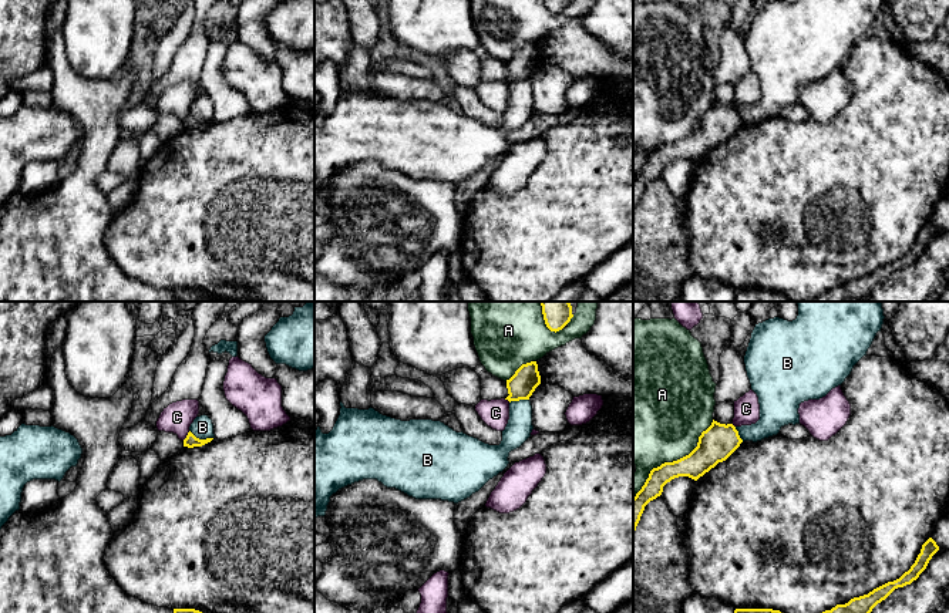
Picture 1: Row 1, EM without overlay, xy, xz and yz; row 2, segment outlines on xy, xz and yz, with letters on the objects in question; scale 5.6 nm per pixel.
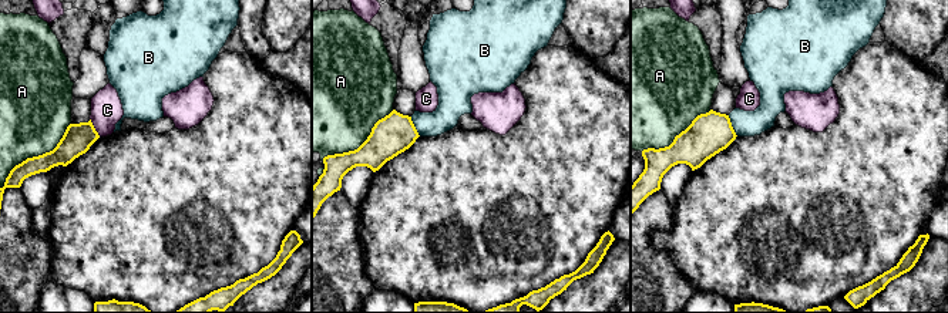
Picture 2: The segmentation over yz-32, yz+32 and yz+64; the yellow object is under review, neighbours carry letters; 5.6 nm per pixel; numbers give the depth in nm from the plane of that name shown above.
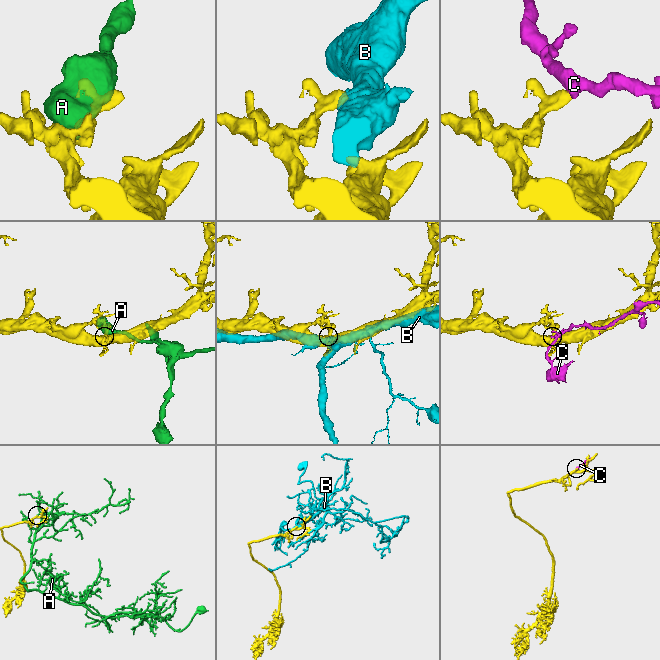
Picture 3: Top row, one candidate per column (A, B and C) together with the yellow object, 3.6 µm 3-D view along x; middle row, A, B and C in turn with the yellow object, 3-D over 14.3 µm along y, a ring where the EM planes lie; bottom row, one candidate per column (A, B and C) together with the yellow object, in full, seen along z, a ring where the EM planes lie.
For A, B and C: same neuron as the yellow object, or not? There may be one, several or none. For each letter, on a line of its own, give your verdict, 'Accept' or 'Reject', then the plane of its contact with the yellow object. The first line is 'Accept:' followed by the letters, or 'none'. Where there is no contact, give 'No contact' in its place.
Accept: none
A: Reject. Touches yellow in yz
B: Reject. Touches yellow in xy
C: Reject. Touches yellow in xy

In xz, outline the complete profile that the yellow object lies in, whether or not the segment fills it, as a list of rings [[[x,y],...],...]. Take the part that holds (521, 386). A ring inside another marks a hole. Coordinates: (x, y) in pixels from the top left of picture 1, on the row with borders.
[[[536,361],[522,364],[515,374],[507,380],[508,397],[505,400],[529,400],[535,388],[541,384]]]

